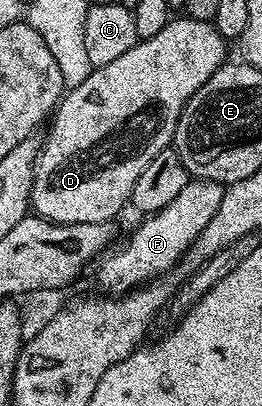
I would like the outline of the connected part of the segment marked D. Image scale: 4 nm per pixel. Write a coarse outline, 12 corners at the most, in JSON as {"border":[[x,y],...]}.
{"border":[[168,21],[69,87],[31,211],[107,224],[225,63]]}

